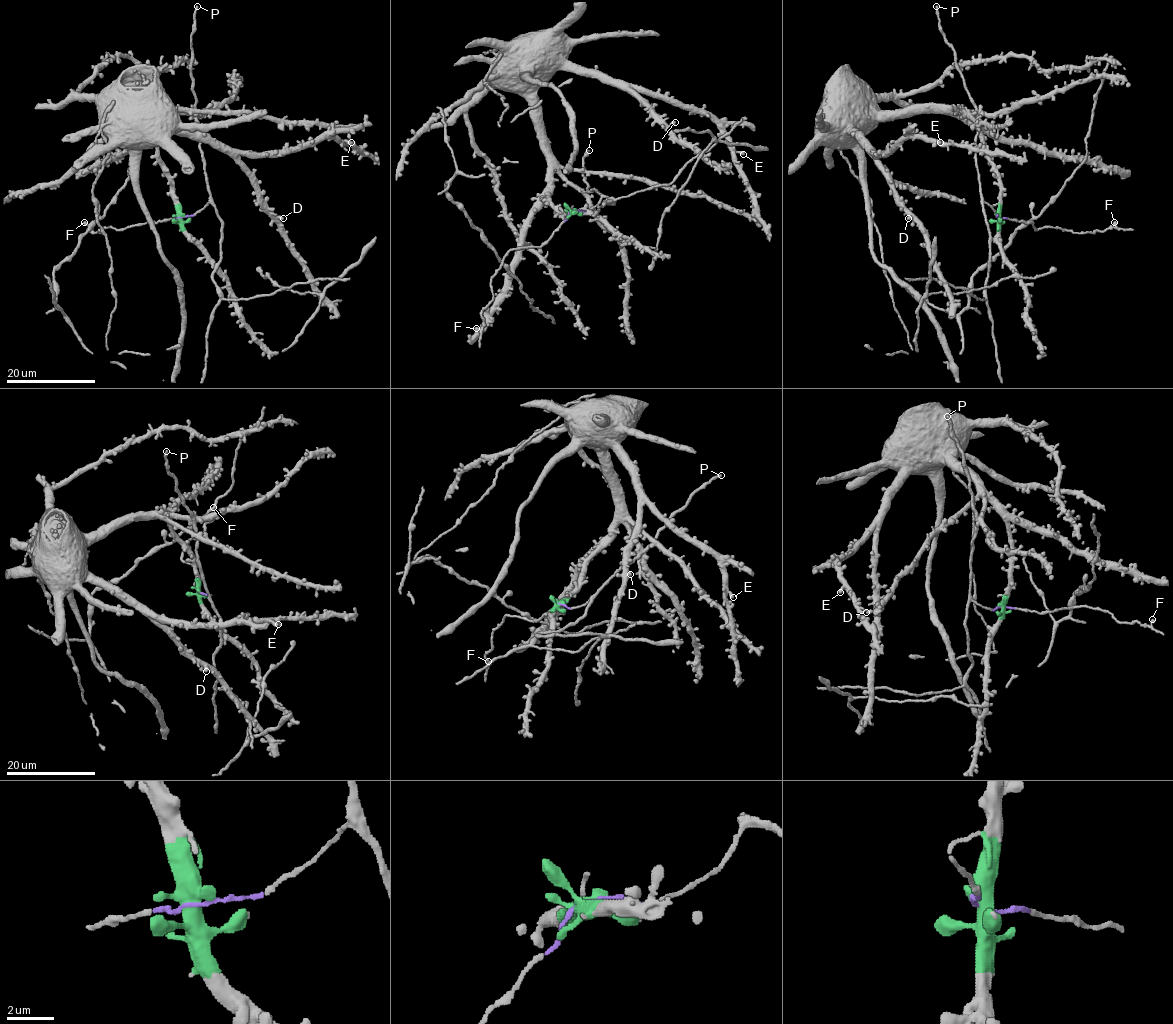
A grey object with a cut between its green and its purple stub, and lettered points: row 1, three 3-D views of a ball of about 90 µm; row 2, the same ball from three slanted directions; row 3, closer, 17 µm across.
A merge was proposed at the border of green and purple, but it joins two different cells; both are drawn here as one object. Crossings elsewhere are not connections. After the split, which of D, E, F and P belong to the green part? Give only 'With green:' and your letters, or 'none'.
With green: D, E

